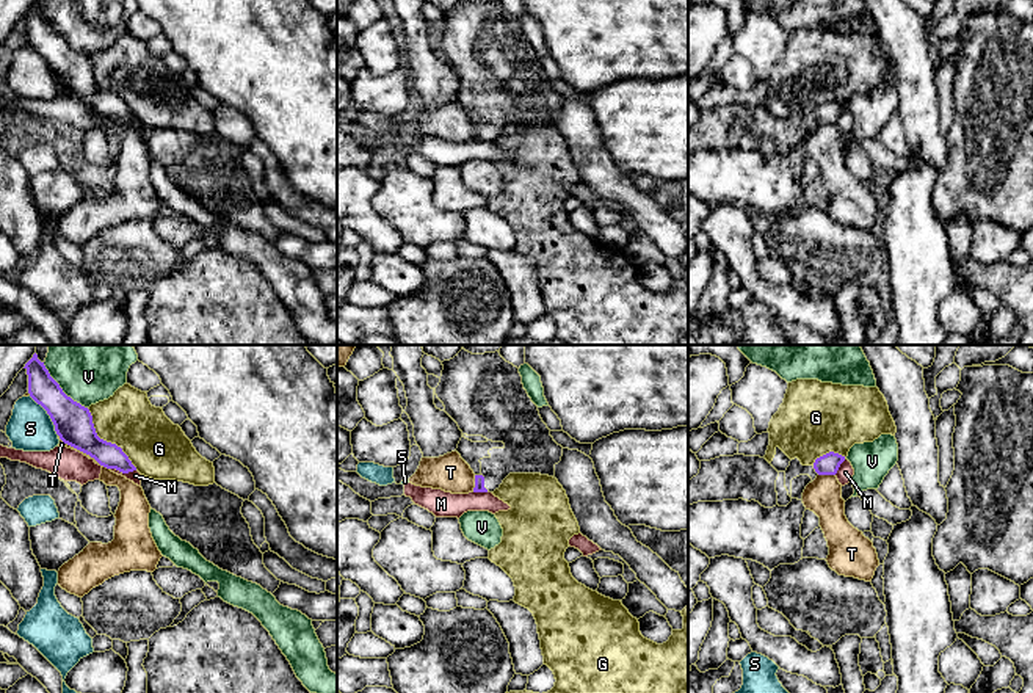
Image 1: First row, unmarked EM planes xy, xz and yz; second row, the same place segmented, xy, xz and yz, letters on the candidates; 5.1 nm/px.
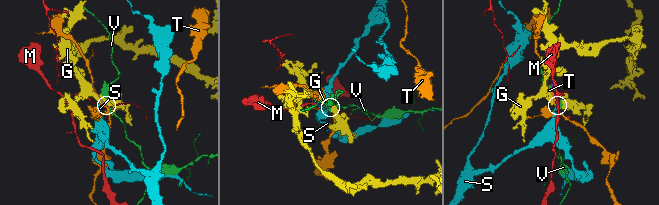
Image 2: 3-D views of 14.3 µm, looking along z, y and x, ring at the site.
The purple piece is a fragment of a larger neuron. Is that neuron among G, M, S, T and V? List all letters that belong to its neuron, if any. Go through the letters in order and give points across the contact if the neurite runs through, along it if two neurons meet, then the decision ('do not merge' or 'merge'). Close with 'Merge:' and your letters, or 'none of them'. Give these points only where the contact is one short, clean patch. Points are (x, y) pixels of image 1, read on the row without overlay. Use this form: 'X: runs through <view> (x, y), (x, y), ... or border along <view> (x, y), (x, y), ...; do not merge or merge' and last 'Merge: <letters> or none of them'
G: do not merge
M: border along xy (110, 116), (119, 121), (135, 119); do not merge
S: border along xy (28, 44), (46, 60), (58, 83); do not merge
T: do not merge
V: do not merge
Merge: none of them

